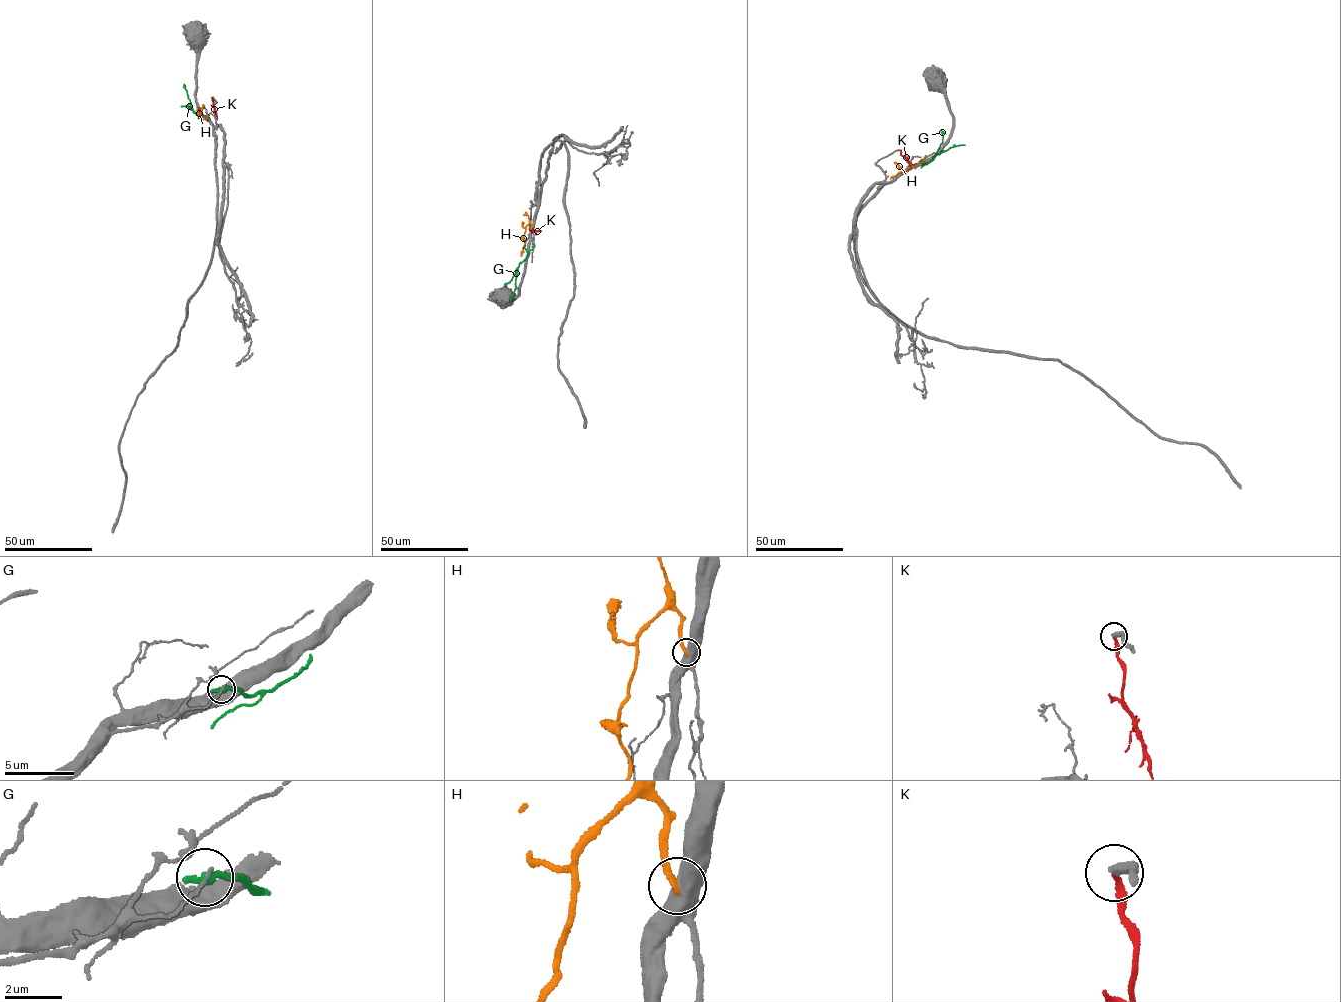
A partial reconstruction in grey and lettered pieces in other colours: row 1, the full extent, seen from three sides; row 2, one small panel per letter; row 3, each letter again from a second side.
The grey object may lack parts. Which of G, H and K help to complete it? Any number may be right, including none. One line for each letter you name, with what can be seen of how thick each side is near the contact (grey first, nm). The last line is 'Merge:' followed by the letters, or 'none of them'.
K: Thickness 300 nm (grey) against 180 nm
Merge: K

